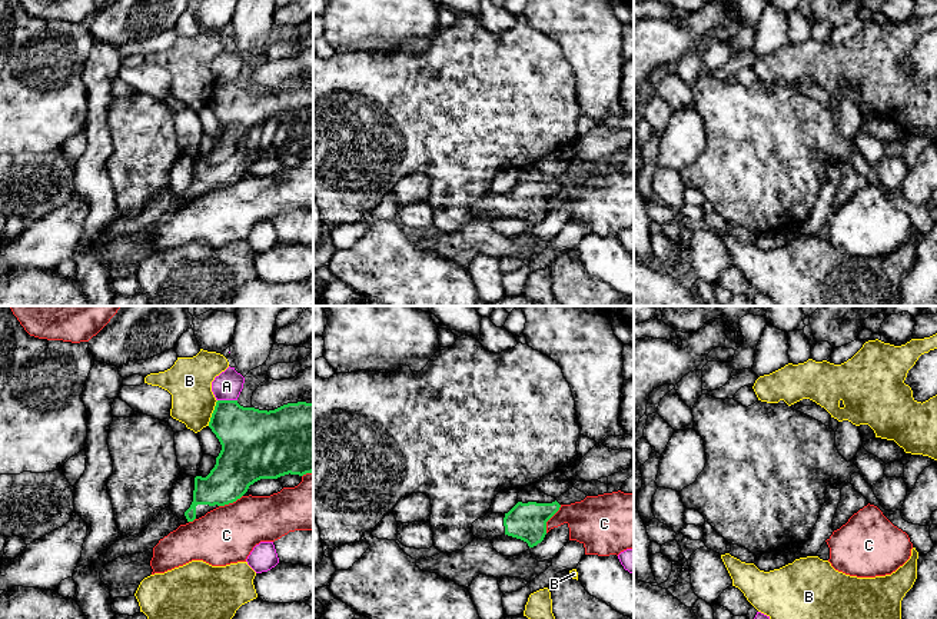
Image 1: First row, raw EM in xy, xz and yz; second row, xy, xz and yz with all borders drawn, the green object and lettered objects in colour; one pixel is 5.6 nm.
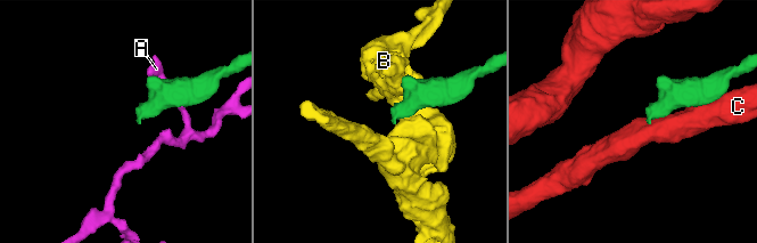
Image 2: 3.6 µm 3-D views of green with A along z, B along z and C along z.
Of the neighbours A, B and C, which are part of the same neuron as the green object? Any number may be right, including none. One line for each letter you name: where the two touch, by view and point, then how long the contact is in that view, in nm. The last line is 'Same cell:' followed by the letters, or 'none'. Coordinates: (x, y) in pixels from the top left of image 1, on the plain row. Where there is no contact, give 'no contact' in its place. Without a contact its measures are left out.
Same cell: none

